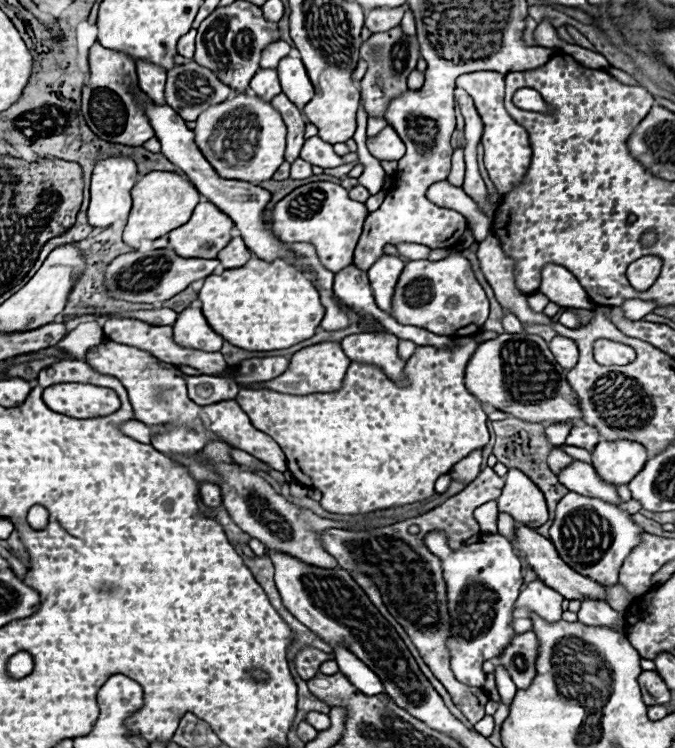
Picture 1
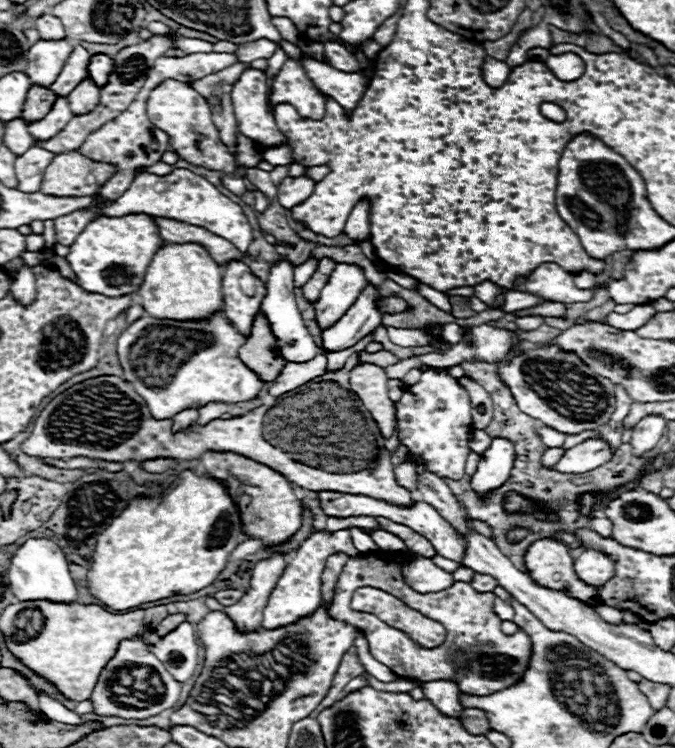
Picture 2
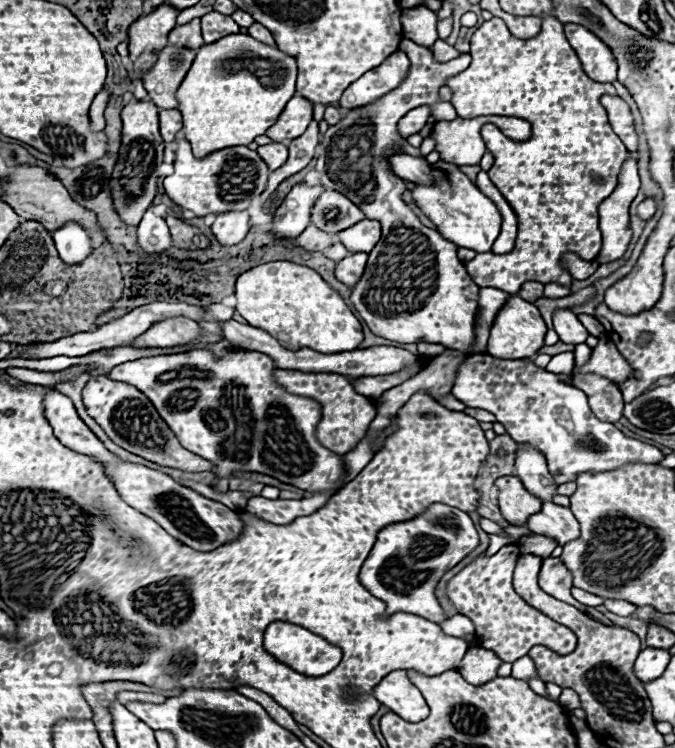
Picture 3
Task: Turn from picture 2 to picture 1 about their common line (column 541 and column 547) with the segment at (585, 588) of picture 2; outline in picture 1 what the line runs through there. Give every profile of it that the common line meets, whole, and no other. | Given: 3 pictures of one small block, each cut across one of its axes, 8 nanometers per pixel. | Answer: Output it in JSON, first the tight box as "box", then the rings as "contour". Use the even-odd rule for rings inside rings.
{"box":[514,524,608,600],"contour":[[[518,524],[518,526],[516,526],[516,542],[514,542],[514,548],[516,548],[522,556],[526,556],[528,564],[534,568],[534,572],[538,574],[538,578],[540,578],[544,584],[548,584],[550,588],[554,588],[556,592],[560,592],[564,598],[568,598],[568,600],[586,600],[586,598],[606,600],[606,596],[608,596],[608,586],[602,586],[602,584],[598,584],[598,582],[590,580],[588,576],[582,576],[582,574],[574,572],[574,570],[558,556],[554,544],[552,544],[548,538],[540,536],[536,530],[530,530],[530,528]]]}

